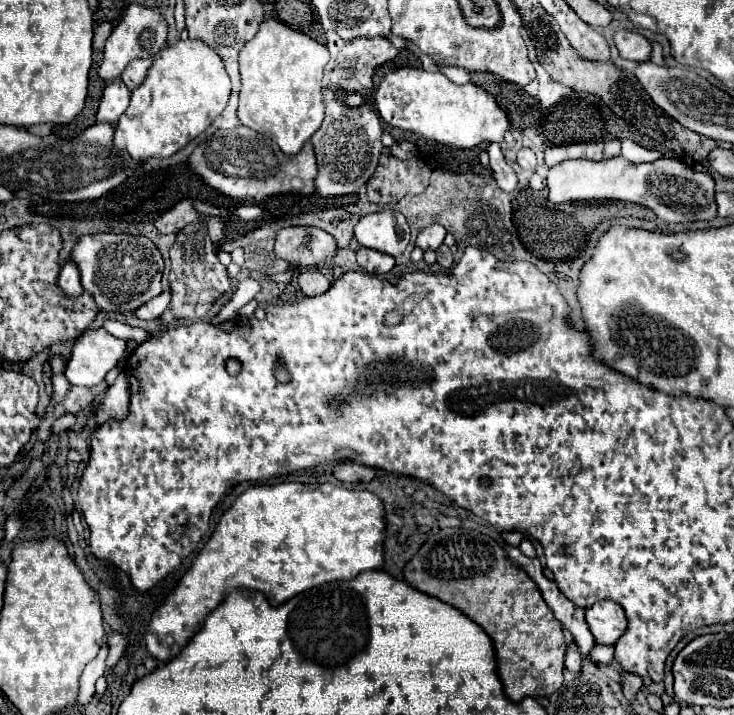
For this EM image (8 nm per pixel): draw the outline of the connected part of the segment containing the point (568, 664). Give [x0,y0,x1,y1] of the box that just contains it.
[565,642,583,672]

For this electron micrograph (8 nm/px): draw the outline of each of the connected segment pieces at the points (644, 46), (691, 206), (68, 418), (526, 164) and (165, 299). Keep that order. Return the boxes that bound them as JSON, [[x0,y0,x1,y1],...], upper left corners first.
[[613,30,651,64],[547,156,717,222],[51,414,75,434],[517,148,537,170],[133,290,171,320]]

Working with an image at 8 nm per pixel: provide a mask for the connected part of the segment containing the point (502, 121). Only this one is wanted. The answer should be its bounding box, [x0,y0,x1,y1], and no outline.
[373,68,509,148]

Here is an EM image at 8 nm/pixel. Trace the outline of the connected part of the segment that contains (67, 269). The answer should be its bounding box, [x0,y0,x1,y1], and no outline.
[59,260,83,296]

